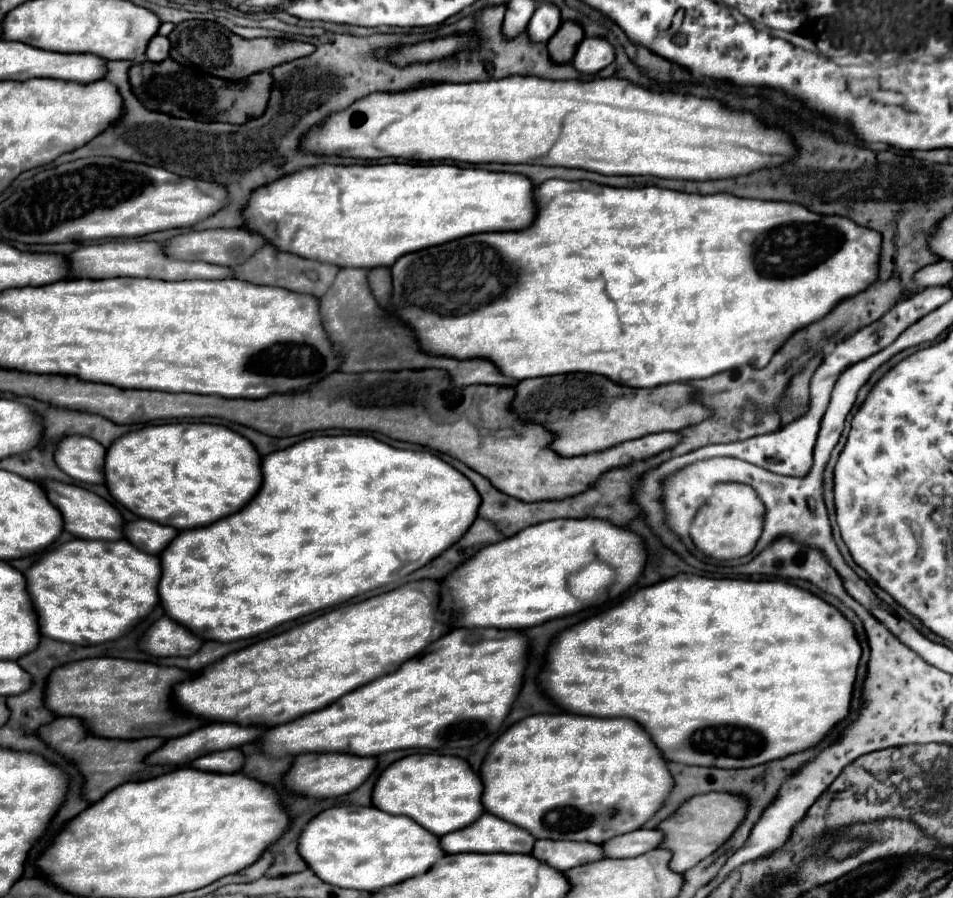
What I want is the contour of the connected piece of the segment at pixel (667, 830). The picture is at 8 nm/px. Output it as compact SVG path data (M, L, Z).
M707 792L707 794L697 794L685 800L677 812L673 812L669 818L665 818L657 830L663 832L663 842L659 848L669 850L671 862L669 868L677 874L693 868L699 864L703 858L713 854L723 842L729 840L729 836L735 832L739 822L745 818L747 812L747 802L745 798L737 798L735 794L721 794L721 792Z

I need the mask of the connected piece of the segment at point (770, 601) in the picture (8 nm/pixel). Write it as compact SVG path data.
M677 574L673 578L661 580L653 586L639 588L615 606L581 620L553 636L547 652L545 666L541 668L537 680L541 692L557 704L563 712L579 716L599 716L599 718L629 718L635 720L659 748L661 756L669 762L689 764L689 766L717 766L717 768L751 768L759 766L809 746L815 746L823 736L849 714L849 700L855 682L855 670L861 658L861 646L855 638L853 624L831 604L823 602L819 596L801 590L793 584L771 580L733 580L733 578L703 578L695 574Z

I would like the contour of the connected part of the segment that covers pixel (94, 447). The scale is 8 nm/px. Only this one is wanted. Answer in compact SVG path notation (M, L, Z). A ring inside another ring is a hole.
M65 436L57 444L55 462L73 480L103 484L105 448L89 436Z

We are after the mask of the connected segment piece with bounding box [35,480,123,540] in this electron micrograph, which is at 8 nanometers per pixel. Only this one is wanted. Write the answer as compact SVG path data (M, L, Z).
M35 480L45 494L49 496L51 504L61 512L63 526L67 532L71 532L77 538L87 540L121 540L123 538L123 518L115 506L111 506L101 496L75 486L75 484L63 484L57 480Z

